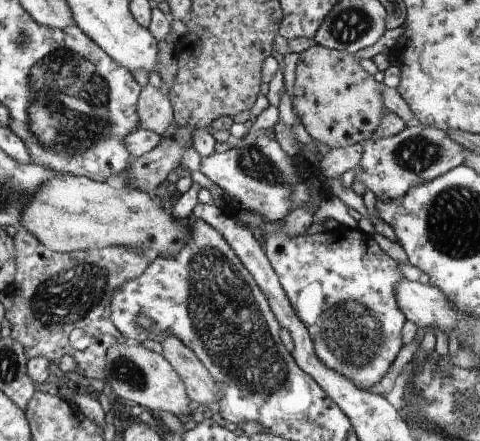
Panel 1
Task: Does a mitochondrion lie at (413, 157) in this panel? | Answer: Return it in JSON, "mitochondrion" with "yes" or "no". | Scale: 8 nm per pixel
{"mitochondrion":"yes"}

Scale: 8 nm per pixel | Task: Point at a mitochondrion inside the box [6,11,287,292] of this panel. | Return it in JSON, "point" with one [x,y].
{"point":[67,95]}

